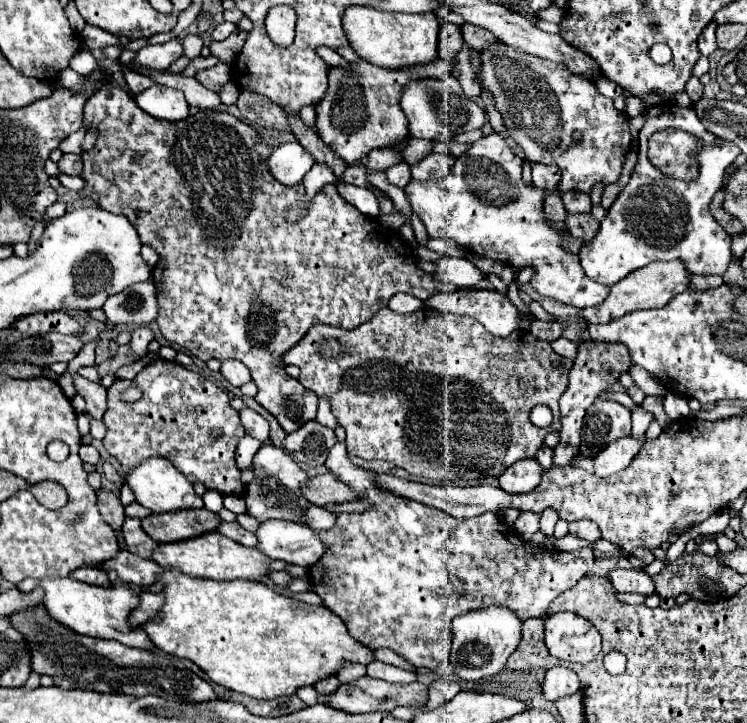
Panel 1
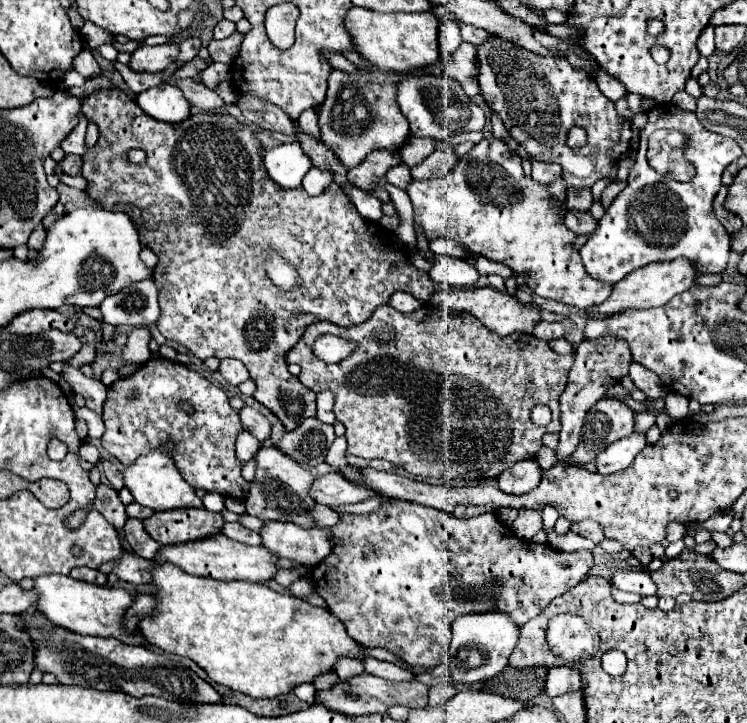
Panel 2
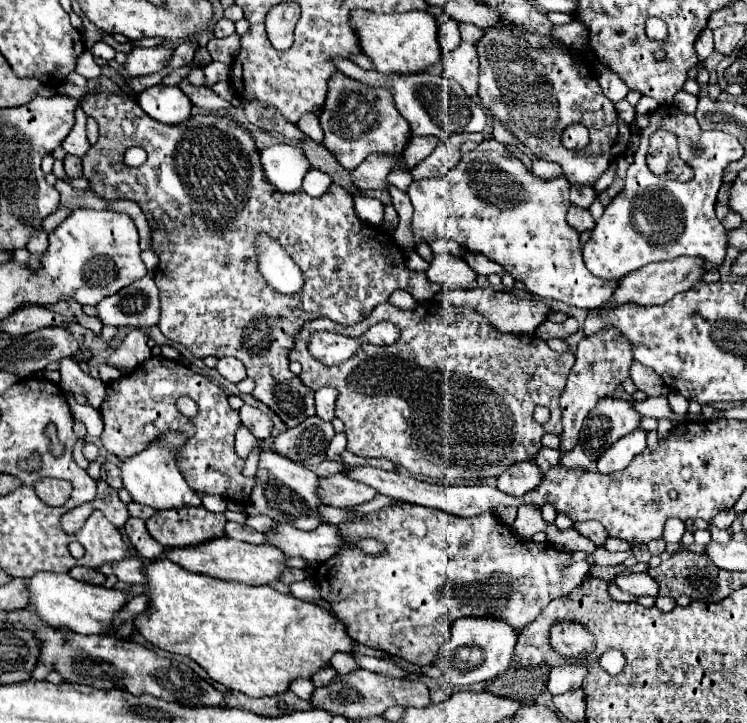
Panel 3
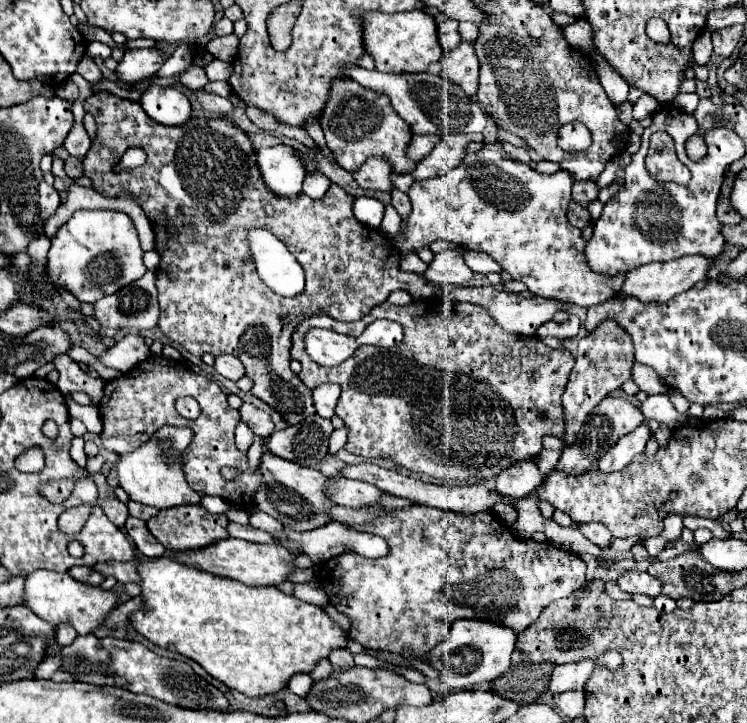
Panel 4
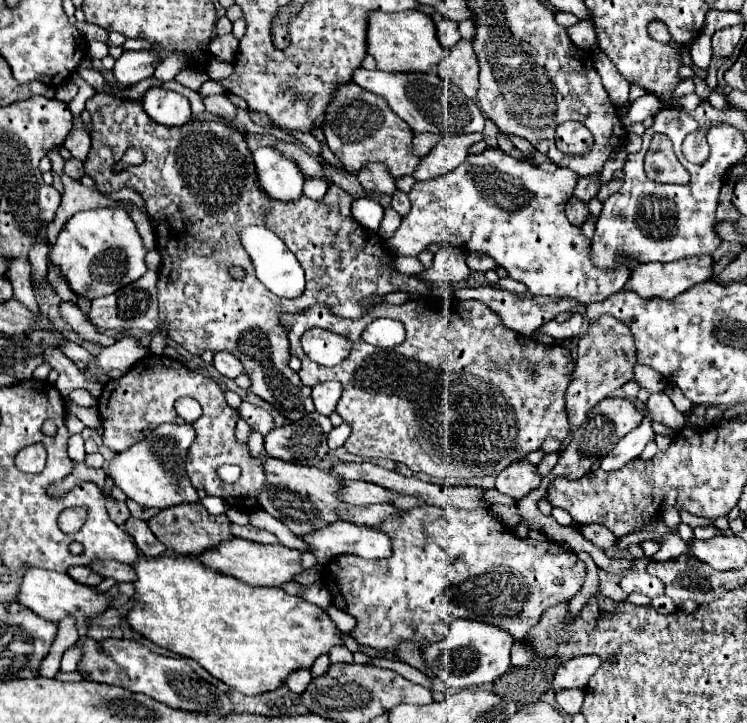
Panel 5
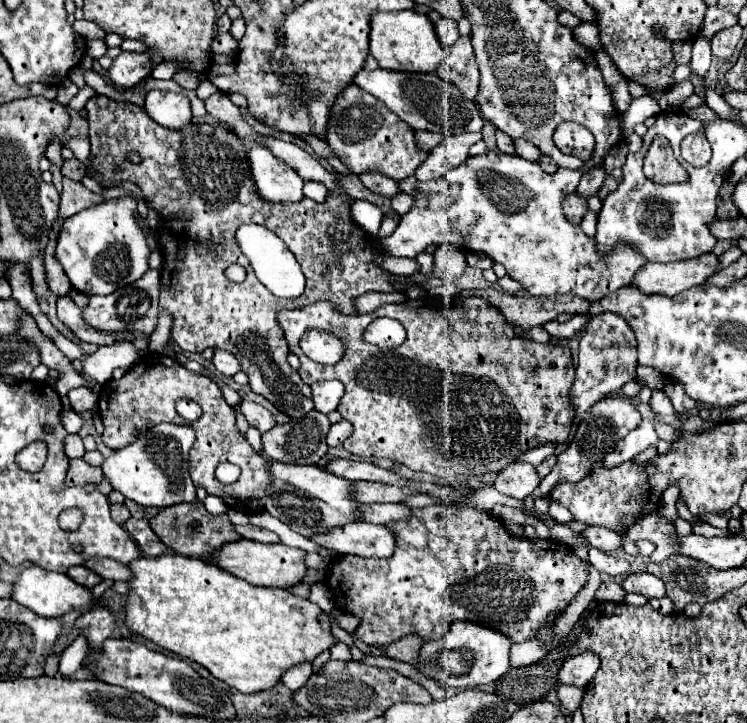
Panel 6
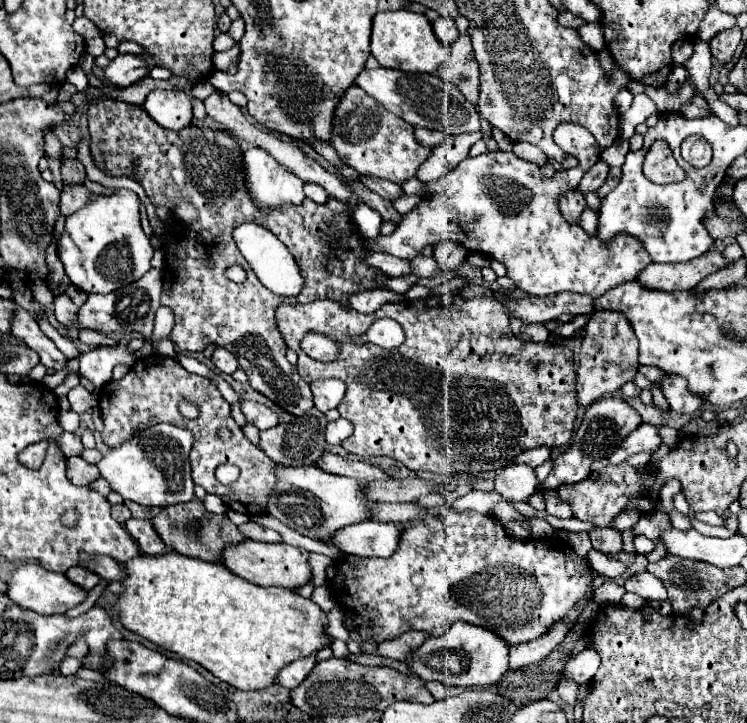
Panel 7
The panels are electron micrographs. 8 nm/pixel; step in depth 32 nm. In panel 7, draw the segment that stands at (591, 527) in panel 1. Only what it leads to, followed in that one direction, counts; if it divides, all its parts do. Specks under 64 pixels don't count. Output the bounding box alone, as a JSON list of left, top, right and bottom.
[588,528,622,556]

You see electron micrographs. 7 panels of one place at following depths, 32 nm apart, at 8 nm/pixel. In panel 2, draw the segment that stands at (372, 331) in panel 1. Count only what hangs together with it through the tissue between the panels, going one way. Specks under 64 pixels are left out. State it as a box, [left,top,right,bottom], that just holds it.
[286,304,574,480]

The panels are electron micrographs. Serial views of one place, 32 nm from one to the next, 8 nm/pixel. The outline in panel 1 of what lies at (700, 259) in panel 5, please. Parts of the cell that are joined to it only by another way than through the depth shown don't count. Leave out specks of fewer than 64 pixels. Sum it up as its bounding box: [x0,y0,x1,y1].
[582,260,690,324]

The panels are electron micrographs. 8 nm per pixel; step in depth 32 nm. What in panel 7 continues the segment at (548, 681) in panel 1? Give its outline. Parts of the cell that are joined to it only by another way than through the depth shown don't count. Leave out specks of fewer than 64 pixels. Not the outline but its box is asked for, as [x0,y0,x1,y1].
[562,648,600,686]

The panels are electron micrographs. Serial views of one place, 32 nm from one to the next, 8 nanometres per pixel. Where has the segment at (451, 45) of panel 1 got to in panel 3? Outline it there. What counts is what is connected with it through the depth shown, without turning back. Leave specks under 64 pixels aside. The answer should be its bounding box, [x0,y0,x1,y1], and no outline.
[440,18,460,54]

